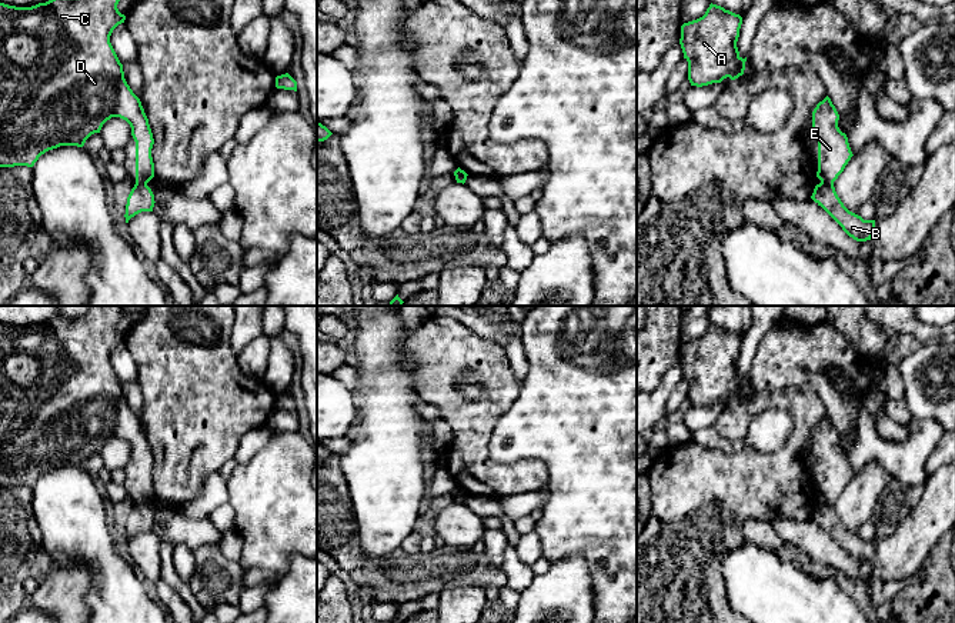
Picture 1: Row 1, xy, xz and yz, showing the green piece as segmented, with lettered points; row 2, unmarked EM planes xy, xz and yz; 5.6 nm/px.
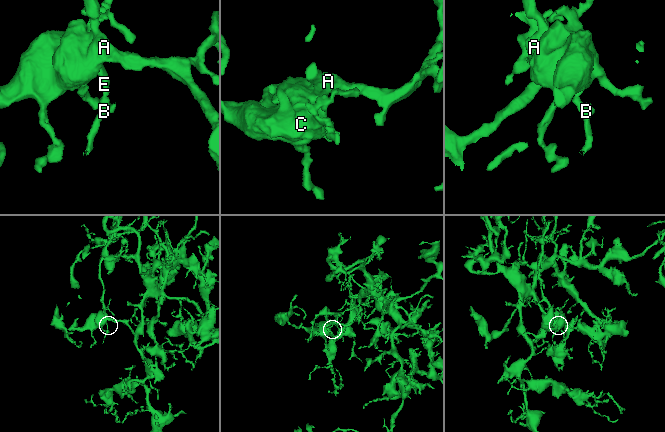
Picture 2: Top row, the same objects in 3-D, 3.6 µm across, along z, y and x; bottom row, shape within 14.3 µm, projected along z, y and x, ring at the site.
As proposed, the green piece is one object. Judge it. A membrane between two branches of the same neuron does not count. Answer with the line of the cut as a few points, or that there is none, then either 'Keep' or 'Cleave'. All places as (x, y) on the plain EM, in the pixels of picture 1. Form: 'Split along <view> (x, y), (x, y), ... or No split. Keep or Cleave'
Split along yz (821, 502), (832, 505). Cleave

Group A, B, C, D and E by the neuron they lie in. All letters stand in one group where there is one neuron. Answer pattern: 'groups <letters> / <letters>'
groups A C D E / B

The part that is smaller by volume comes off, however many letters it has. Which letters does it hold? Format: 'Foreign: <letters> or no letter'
Foreign: B

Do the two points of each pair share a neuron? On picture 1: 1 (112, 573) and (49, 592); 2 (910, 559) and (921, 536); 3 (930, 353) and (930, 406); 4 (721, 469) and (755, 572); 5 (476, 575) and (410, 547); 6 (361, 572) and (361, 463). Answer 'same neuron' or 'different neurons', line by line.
1: different neurons
2: same neuron
3: same neuron
4: different neurons
5: different neurons
6: different neurons

